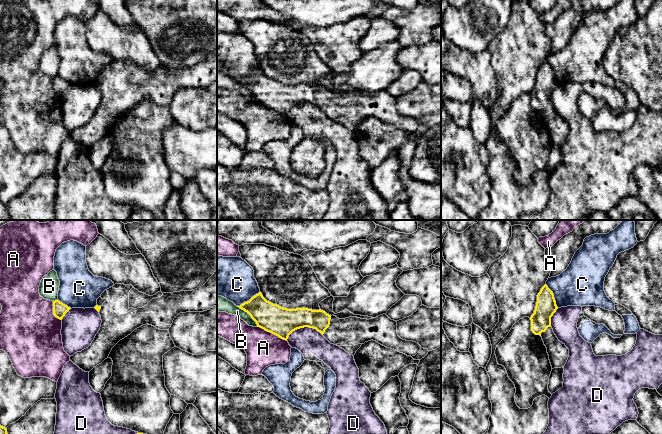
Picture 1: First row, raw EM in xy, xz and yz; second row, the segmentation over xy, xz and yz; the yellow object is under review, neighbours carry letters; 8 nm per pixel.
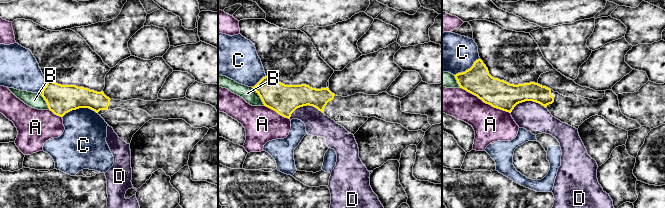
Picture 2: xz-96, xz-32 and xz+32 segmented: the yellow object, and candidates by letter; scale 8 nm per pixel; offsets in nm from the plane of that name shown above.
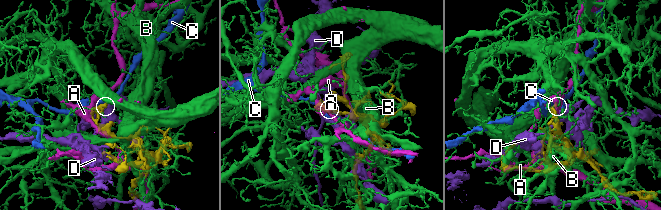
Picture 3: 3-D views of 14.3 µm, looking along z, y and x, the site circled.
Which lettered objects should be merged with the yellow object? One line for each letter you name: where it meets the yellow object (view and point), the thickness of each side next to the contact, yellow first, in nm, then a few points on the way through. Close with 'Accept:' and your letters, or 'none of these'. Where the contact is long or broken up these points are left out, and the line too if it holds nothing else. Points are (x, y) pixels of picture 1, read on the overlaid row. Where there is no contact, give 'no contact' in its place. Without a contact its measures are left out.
Accept: none of these

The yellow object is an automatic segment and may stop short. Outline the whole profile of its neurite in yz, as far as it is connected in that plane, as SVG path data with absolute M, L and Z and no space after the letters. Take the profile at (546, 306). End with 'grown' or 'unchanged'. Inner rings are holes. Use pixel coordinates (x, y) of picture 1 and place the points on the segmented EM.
M545 284L537 295L535 310L530 320L531 331L542 337L547 348L552 369L564 367L569 357L569 349L558 340L551 327L551 317L557 309L554 294Z; grown

